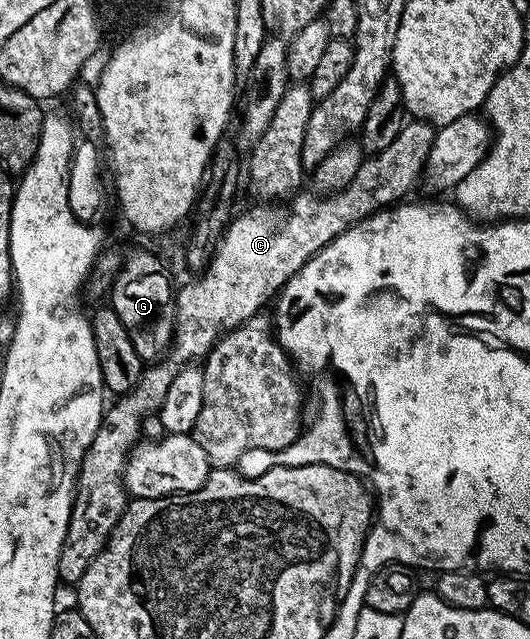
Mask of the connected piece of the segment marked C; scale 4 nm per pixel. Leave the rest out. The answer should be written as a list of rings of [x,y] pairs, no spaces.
[[[416,119],[406,120],[402,129],[395,136],[395,139],[392,140],[390,144],[383,151],[380,151],[379,154],[373,156],[366,156],[362,160],[361,166],[359,167],[359,172],[355,175],[355,179],[351,183],[347,183],[347,187],[343,187],[337,193],[327,193],[324,195],[318,195],[316,192],[308,191],[309,193],[298,192],[296,196],[288,202],[289,209],[285,210],[271,210],[271,207],[261,207],[265,209],[249,209],[246,211],[242,217],[234,216],[232,220],[228,222],[225,226],[225,232],[221,234],[221,239],[217,243],[216,249],[213,250],[213,258],[209,260],[209,264],[205,266],[204,269],[200,270],[196,274],[197,277],[194,281],[189,281],[185,286],[178,288],[175,293],[175,304],[177,307],[177,314],[175,315],[175,323],[173,324],[173,341],[169,345],[169,350],[165,352],[165,356],[161,358],[160,361],[154,361],[152,363],[146,364],[141,371],[141,378],[137,384],[136,389],[132,389],[131,392],[118,396],[117,401],[113,406],[110,404],[108,408],[104,410],[101,426],[99,431],[95,431],[95,439],[91,439],[91,443],[87,447],[87,455],[83,455],[83,463],[79,467],[79,475],[77,476],[77,490],[73,496],[73,506],[71,507],[71,519],[67,523],[67,535],[63,539],[63,547],[61,548],[61,554],[59,555],[59,563],[57,564],[57,576],[62,582],[65,581],[69,584],[69,587],[76,586],[77,582],[80,581],[81,576],[85,574],[85,568],[87,568],[91,562],[95,559],[95,555],[99,555],[99,551],[103,551],[106,540],[110,537],[111,534],[115,531],[115,527],[119,523],[119,519],[123,515],[125,506],[127,504],[127,494],[125,491],[125,486],[123,484],[125,479],[125,462],[128,458],[129,453],[133,450],[134,445],[138,444],[141,434],[141,423],[144,418],[152,418],[154,414],[158,412],[161,408],[161,404],[165,402],[165,396],[167,391],[171,391],[171,383],[175,383],[175,379],[179,375],[179,371],[185,365],[192,365],[194,363],[200,362],[202,359],[208,357],[210,351],[212,351],[213,346],[221,340],[223,336],[223,330],[236,329],[238,325],[241,325],[244,321],[249,321],[252,317],[258,316],[262,312],[261,309],[265,304],[270,304],[271,299],[276,298],[277,294],[280,293],[281,288],[288,281],[291,280],[296,273],[303,268],[323,247],[327,247],[327,243],[331,243],[339,235],[343,235],[343,231],[347,231],[355,223],[359,223],[363,219],[367,219],[373,213],[378,213],[380,209],[386,207],[393,207],[398,204],[402,199],[408,198],[405,197],[413,188],[417,185],[417,180],[422,180],[425,164],[429,158],[429,152],[433,146],[433,134],[435,132],[434,126],[430,125],[428,121],[418,121]]]

